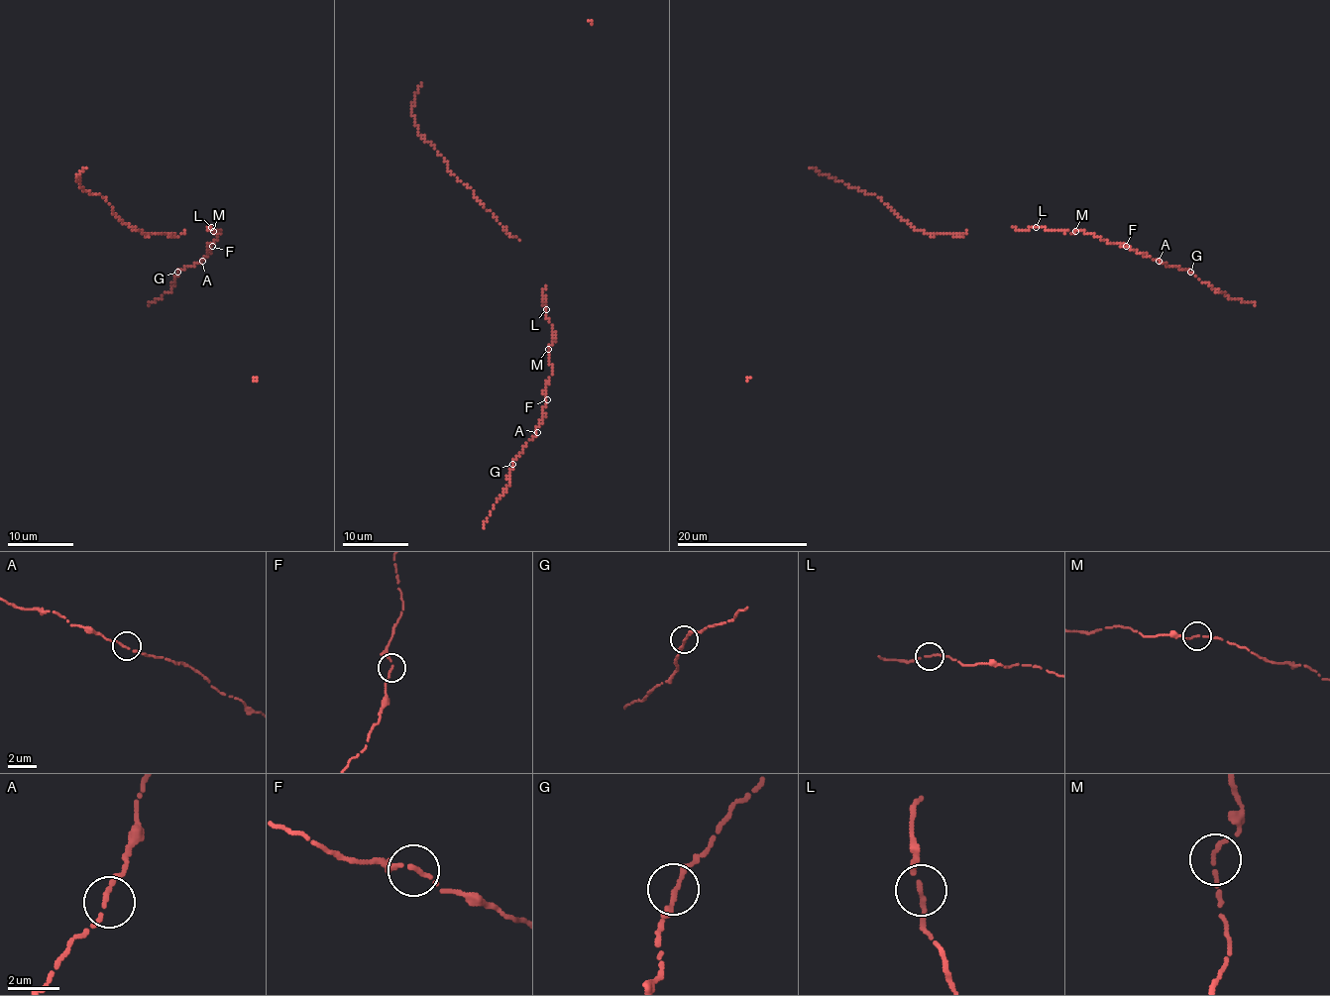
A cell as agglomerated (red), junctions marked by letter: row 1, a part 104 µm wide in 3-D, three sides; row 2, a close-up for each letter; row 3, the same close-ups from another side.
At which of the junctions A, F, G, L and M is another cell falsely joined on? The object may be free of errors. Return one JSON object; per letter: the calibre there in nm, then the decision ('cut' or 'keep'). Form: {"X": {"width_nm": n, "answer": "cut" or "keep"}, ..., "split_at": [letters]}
{"A": {"width_nm": 180, "answer": "keep"}, "F": {"width_nm": 160, "answer": "keep"}, "G": {"width_nm": 180, "answer": "keep"}, "L": {"width_nm": 180, "answer": "keep"}, "M": {"width_nm": 160, "answer": "keep"}, "split_at": []}

